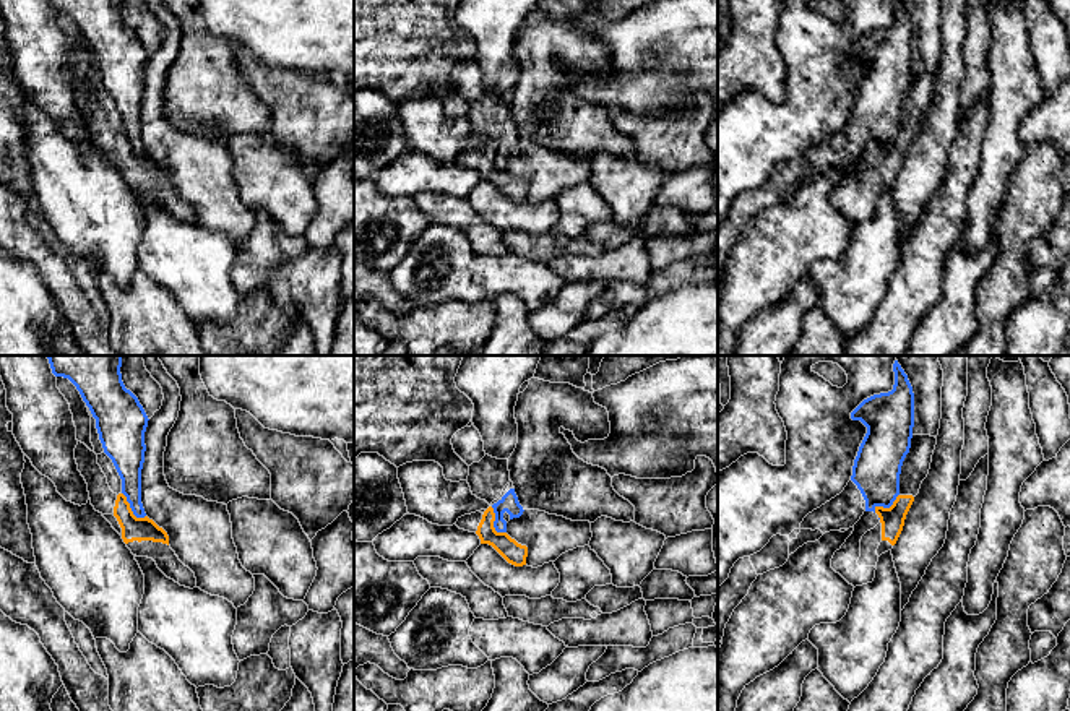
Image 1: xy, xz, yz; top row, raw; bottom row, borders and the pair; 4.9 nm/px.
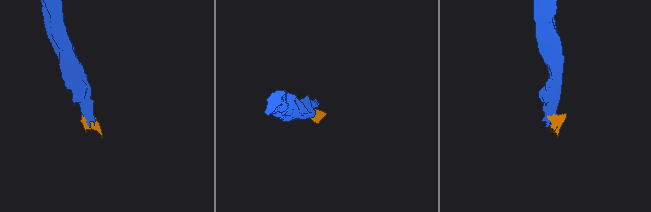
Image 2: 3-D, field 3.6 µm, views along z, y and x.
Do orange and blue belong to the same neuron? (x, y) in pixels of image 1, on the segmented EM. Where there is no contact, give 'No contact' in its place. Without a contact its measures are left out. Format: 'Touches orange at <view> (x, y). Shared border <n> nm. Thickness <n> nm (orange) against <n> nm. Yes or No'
Touches orange at xz (492, 523). Shared border 150 nm. Thickness 110 nm (orange) against 90 nm. No

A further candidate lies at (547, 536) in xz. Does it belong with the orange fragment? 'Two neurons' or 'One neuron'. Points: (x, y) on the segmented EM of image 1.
Two neurons

